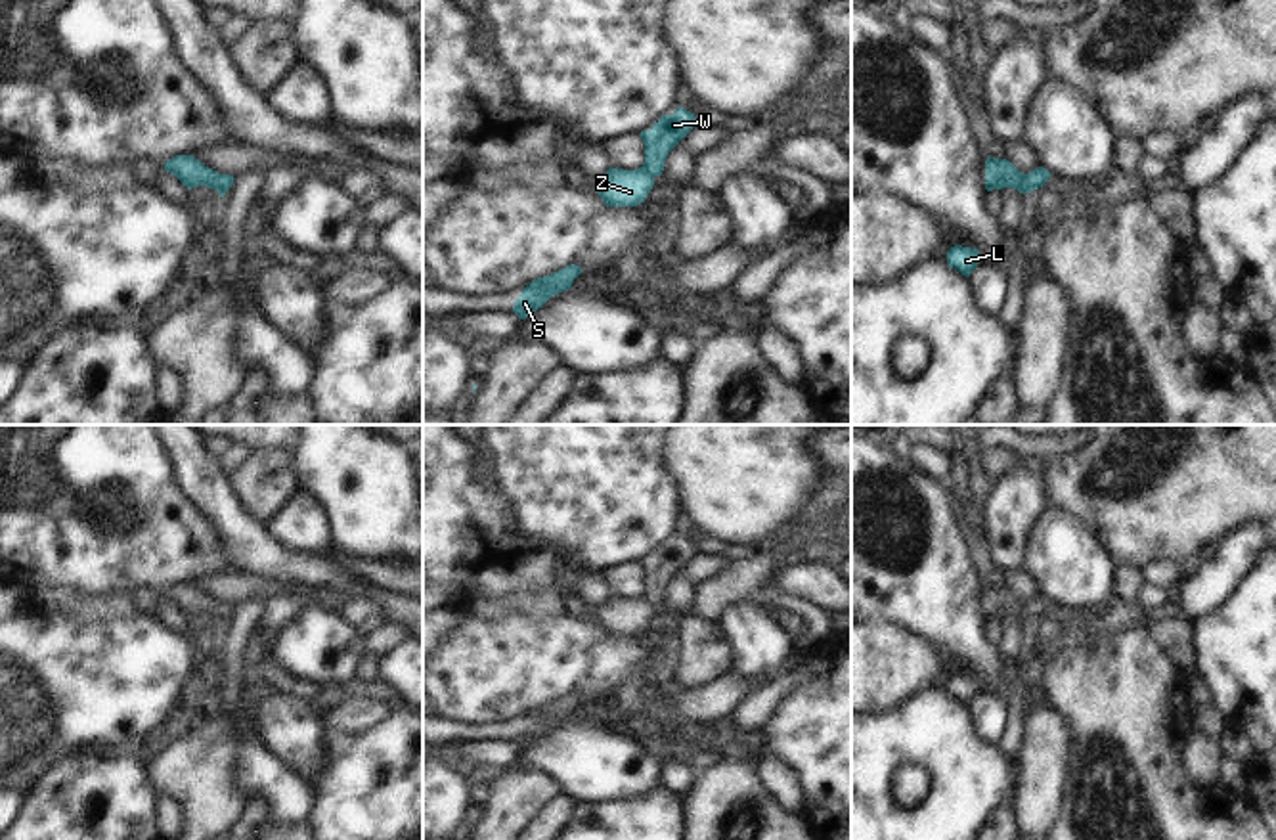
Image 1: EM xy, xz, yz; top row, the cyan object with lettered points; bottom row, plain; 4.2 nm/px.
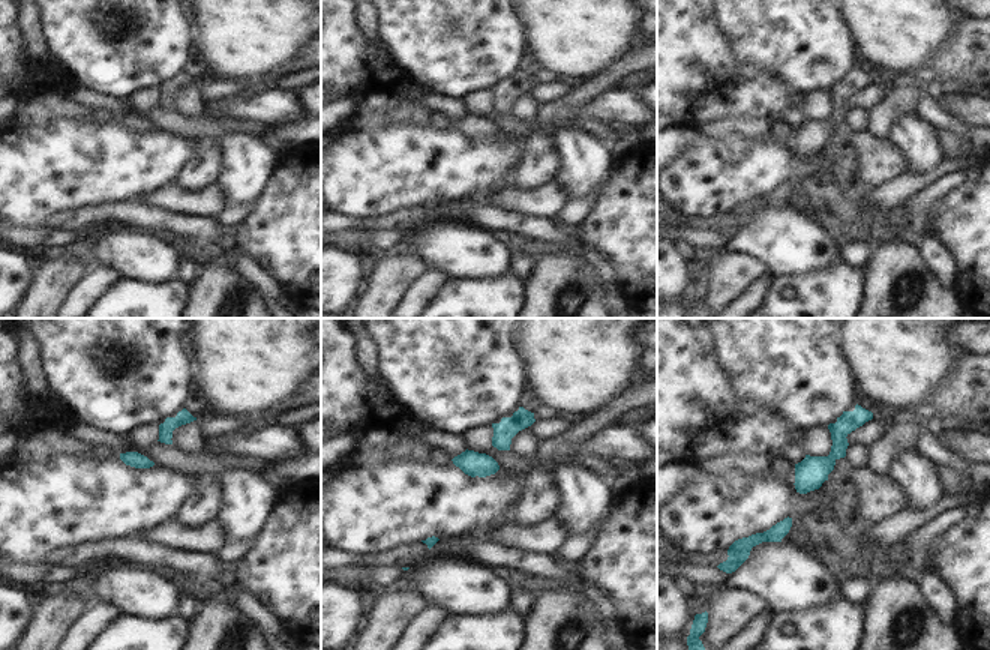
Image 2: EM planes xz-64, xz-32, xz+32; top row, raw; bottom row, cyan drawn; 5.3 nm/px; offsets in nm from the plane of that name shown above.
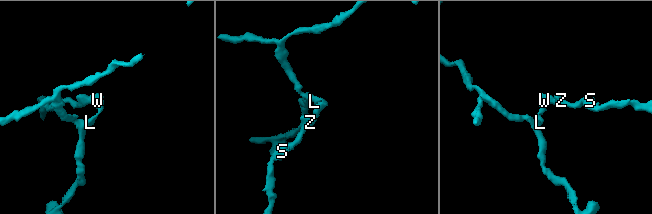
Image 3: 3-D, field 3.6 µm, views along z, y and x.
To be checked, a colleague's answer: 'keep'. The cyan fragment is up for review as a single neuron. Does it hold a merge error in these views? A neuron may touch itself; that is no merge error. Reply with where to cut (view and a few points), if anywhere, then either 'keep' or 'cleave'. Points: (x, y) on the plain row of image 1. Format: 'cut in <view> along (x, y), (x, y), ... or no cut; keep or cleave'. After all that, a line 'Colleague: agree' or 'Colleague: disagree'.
no cut; keep
Colleague: agree

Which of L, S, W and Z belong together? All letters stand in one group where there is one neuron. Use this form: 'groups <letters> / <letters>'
groups L S W Z

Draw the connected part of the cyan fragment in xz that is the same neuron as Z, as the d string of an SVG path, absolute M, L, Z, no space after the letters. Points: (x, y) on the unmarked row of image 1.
M677 536L673 543L662 543L650 559L641 559L645 591L641 597L608 597L595 607L595 620L606 635L637 635L645 631L654 607L664 601L668 582L696 555L694 542Z

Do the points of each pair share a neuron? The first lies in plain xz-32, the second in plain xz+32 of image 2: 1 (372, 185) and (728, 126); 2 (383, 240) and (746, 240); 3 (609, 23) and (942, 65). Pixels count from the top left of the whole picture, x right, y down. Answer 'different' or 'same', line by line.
1: different
2: different
3: different

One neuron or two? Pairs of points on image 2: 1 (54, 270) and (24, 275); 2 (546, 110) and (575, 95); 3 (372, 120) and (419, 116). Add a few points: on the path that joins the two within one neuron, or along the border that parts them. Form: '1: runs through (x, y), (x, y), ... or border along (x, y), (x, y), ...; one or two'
1: border along (33, 272), (30, 285), (18, 302); two
2: runs through (554, 110), (561, 108), (567, 102); one
3: runs through (384, 119), (407, 117); one

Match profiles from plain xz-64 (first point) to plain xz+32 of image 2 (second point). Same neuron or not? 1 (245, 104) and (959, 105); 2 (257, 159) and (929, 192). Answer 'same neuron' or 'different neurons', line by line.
1: same neuron
2: different neurons

